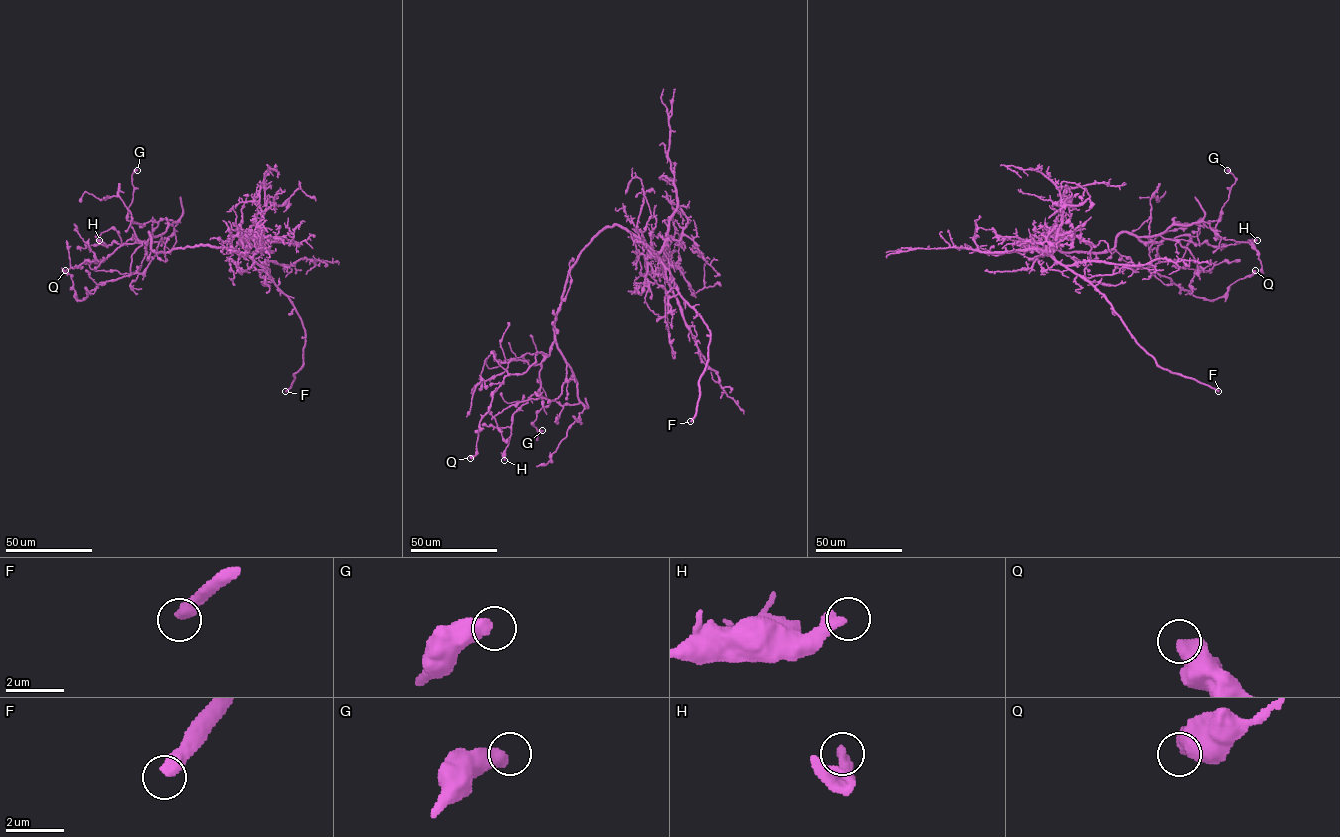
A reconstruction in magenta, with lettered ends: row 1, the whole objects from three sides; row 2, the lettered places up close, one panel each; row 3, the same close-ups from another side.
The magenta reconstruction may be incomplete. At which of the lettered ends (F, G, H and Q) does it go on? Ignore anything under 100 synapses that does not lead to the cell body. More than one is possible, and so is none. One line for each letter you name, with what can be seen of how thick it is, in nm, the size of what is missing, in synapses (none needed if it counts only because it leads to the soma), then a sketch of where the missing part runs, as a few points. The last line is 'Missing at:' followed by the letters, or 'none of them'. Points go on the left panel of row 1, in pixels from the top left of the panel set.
F: Thickness 460 nm. Course of what is missing: (285, 391), (281, 395), (258, 389)
Missing at: F

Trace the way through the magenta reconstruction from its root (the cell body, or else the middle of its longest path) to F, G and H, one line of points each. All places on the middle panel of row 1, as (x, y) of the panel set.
F: (589, 243), (606, 227), (625, 227), (669, 270), (680, 295), (710, 330), (708, 362), (690, 421)
G: (589, 243), (569, 271), (554, 326), (579, 402), (550, 401), (532, 423), (537, 439), (542, 430)
H: (589, 243), (569, 271), (555, 317), (554, 341), (541, 362), (539, 391), (513, 415), (504, 460)

